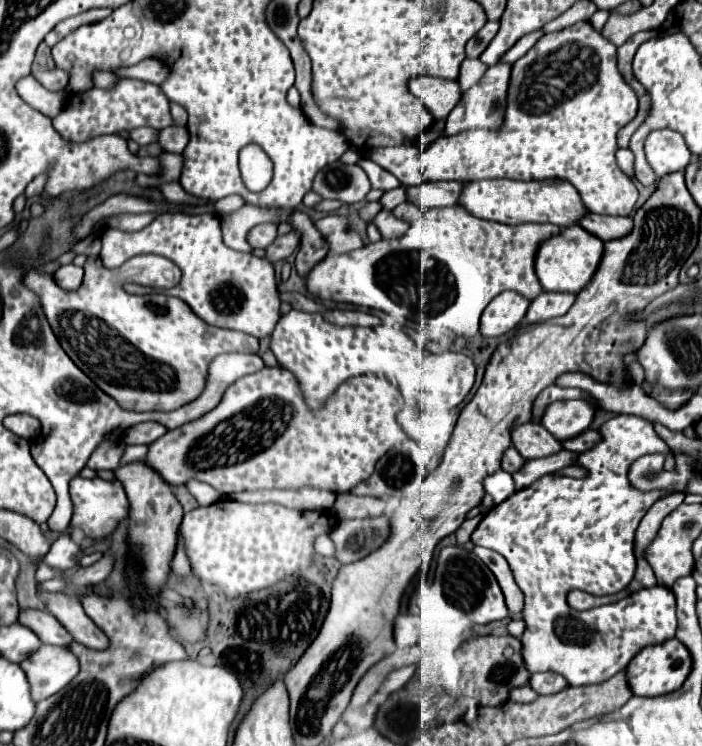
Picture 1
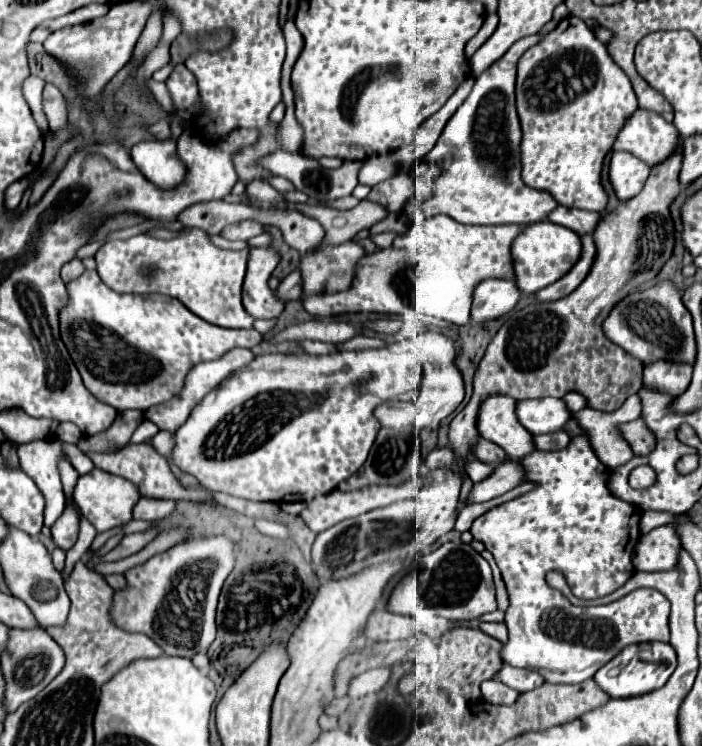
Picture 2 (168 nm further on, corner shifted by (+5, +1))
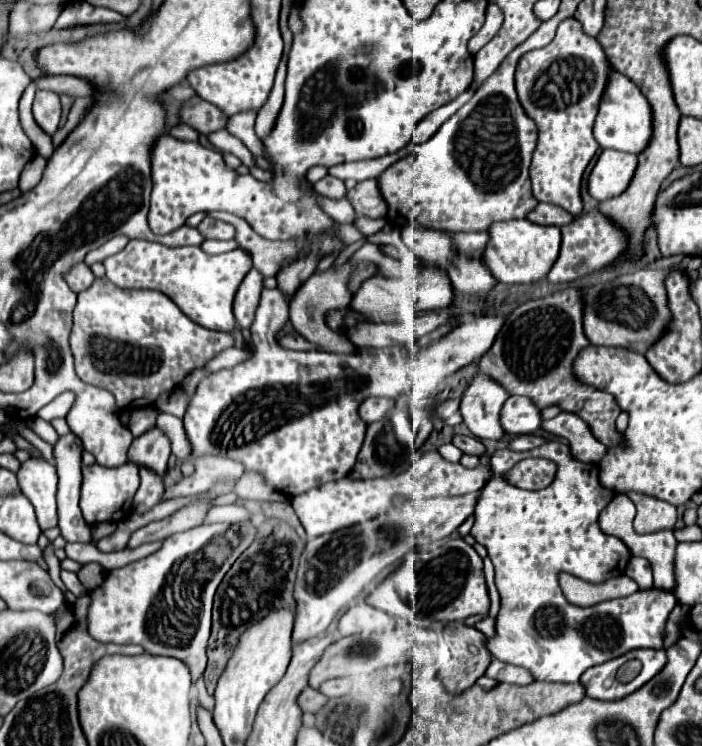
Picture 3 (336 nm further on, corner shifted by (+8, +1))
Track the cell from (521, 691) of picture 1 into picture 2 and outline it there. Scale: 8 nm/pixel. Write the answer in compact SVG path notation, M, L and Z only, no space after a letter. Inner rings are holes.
M488 680L482 682L482 696L492 704L514 704L520 694L498 680Z

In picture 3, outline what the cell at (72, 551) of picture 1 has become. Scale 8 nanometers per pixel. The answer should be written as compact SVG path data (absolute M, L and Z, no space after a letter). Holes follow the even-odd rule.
M69 432L65 436L59 436L57 444L53 446L53 460L59 476L59 492L57 492L57 510L59 510L59 528L61 536L67 542L81 542L81 544L91 544L91 526L83 520L81 510L79 510L79 490L81 490L81 452L83 444L81 440Z

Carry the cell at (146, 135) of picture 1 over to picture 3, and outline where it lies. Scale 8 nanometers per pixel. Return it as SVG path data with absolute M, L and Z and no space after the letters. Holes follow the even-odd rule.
M179 124L179 126L171 128L169 134L175 138L181 138L181 140L199 140L199 132L187 124Z

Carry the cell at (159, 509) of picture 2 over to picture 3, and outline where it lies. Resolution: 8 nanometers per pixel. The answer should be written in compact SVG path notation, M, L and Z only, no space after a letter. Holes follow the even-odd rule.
M139 466L141 470L141 486L135 494L135 512L147 512L151 510L159 500L161 500L161 494L163 494L163 480L159 474L155 474L153 470L145 468L145 466Z

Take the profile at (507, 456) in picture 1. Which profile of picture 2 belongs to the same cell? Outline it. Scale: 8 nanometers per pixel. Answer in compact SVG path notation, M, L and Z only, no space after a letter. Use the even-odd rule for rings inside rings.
M478 438L476 446L474 446L474 456L476 456L480 462L490 464L490 466L498 466L498 464L502 464L502 462L506 460L504 450L502 450L498 444L488 442L488 440L484 440L484 438Z

